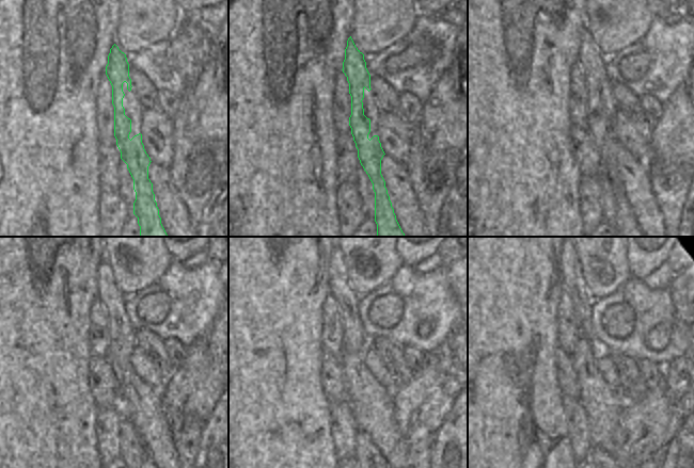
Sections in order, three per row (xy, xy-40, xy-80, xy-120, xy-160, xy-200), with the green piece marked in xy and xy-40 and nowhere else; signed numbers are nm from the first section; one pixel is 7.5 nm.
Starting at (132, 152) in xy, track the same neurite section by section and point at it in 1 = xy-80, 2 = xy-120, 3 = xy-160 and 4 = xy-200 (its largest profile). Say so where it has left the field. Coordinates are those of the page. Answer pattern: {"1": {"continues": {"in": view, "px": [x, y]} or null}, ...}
{"1": {"continues": {"in": "xy-80", "px": [589, 59]}}, "2": {"continues": {"in": "xy-120", "px": [119, 324]}}, "3": {"continues": {"in": "xy-160", "px": [347, 300]}}, "4": {"continues": {"in": "xy-200", "px": [573, 284]}}}

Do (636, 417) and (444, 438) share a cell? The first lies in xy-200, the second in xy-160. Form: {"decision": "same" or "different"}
{"decision": "different"}

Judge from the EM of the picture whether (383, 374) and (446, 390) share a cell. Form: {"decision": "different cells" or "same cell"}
{"decision": "different cells"}

